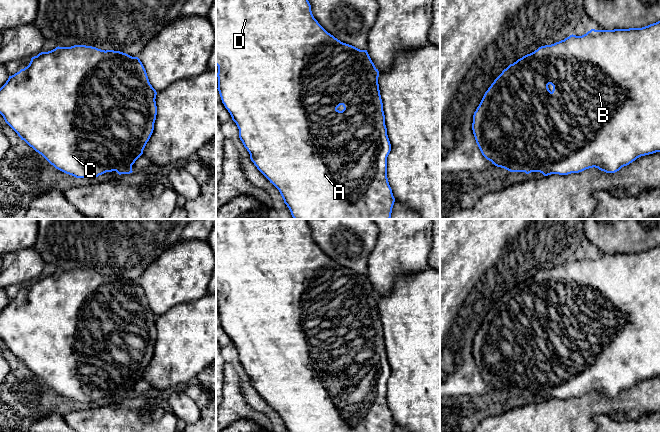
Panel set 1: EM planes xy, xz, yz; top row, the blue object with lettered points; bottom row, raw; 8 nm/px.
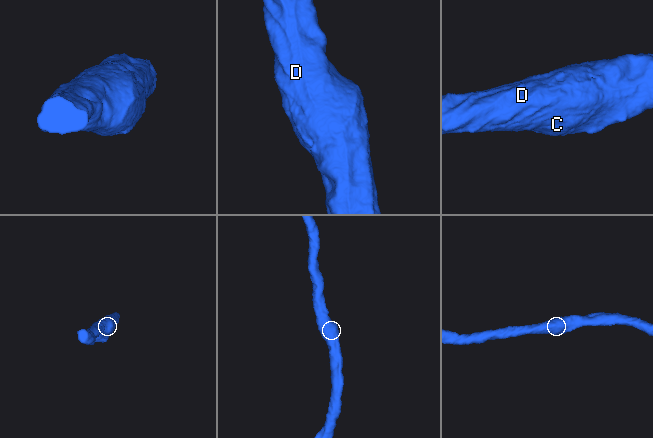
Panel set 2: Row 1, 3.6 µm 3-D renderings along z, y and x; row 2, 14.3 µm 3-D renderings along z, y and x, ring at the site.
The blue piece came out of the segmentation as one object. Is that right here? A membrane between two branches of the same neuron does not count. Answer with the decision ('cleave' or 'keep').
keep

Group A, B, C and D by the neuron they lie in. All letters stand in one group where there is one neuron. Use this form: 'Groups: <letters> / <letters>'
Groups: A B C D

